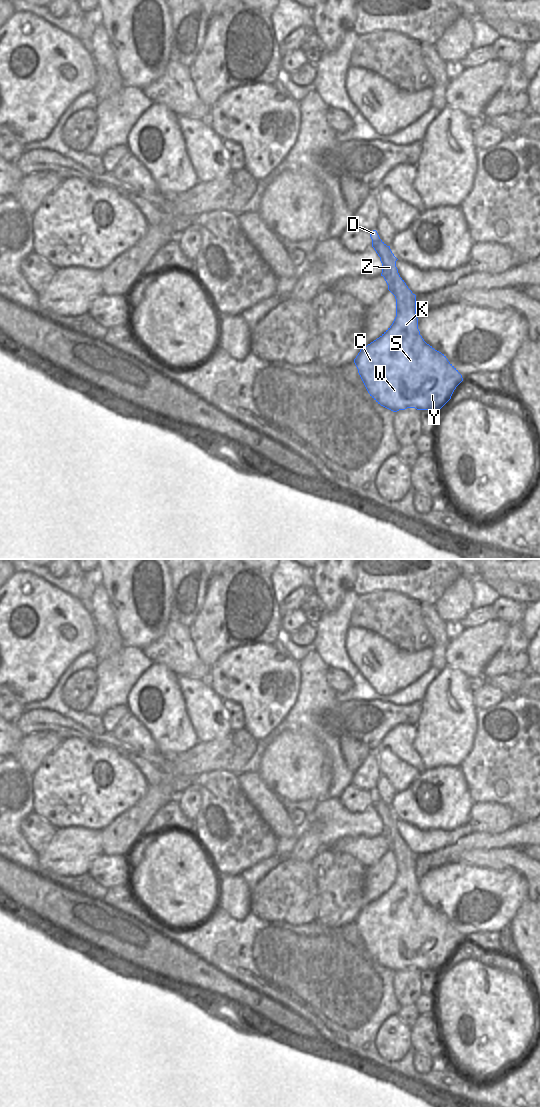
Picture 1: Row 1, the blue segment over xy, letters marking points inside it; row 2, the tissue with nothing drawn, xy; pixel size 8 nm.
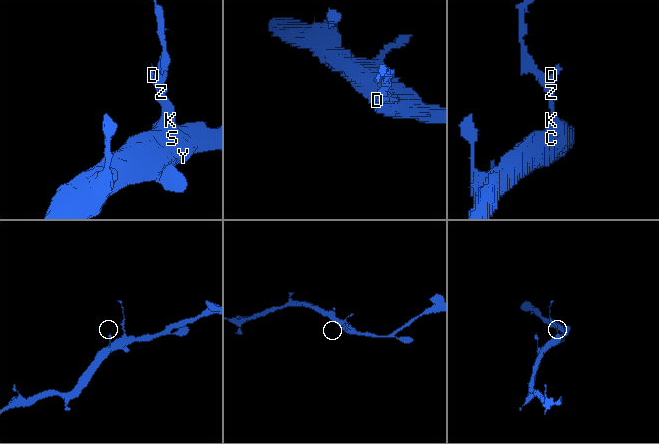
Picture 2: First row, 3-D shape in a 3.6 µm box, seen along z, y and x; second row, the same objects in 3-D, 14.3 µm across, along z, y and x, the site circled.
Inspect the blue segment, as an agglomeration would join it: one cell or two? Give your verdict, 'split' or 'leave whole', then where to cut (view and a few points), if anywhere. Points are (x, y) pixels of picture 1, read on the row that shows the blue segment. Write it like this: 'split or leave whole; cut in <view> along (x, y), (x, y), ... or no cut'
split; cut in xy along (409, 289), (395, 296)

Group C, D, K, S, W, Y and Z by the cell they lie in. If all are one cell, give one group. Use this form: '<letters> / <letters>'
C K S W Y / D Z

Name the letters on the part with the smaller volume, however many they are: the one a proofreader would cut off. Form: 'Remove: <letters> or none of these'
Remove: D, Z

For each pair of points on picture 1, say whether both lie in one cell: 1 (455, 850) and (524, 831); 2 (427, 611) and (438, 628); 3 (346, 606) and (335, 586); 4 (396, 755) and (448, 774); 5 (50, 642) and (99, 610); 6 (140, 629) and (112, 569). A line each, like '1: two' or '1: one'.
1: one
2: one
3: two
4: two
5: two
6: one

